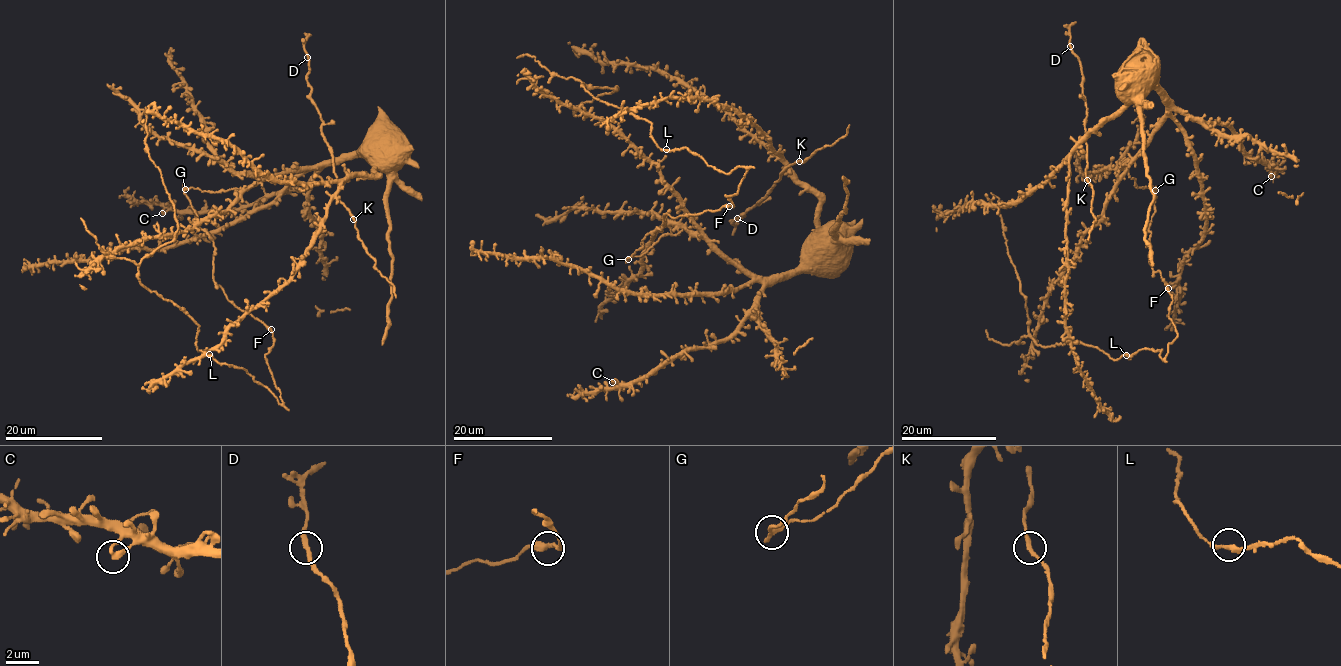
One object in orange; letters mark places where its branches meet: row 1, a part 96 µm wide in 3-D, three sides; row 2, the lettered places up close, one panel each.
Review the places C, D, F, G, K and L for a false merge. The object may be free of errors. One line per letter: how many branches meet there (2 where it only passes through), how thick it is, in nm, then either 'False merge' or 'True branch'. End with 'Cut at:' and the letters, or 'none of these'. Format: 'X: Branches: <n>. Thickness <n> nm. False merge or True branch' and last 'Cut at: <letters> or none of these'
C: Branches: 2. Thickness 260 nm. True branch
D: Branches: 2. Thickness 240 nm. True branch
F: Branches: 2. Thickness 320 nm. True branch
G: Branches: 2. Thickness 280 nm. False merge
K: Branches: 2. Thickness 280 nm. True branch
L: Branches: 2. Thickness 280 nm. True branch
Cut at: G

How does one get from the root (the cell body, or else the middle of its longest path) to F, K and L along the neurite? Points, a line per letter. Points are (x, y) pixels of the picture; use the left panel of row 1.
F: (388, 151), (285, 170), (248, 189), (184, 191), (214, 246), (213, 280), (271, 329)
K: (388, 151), (375, 169), (376, 176), (358, 174), (339, 186), (339, 201), (353, 219)
L: (388, 151), (248, 189), (185, 189), (214, 246), (213, 280), (272, 334), (265, 359), (282, 403), (209, 354)

